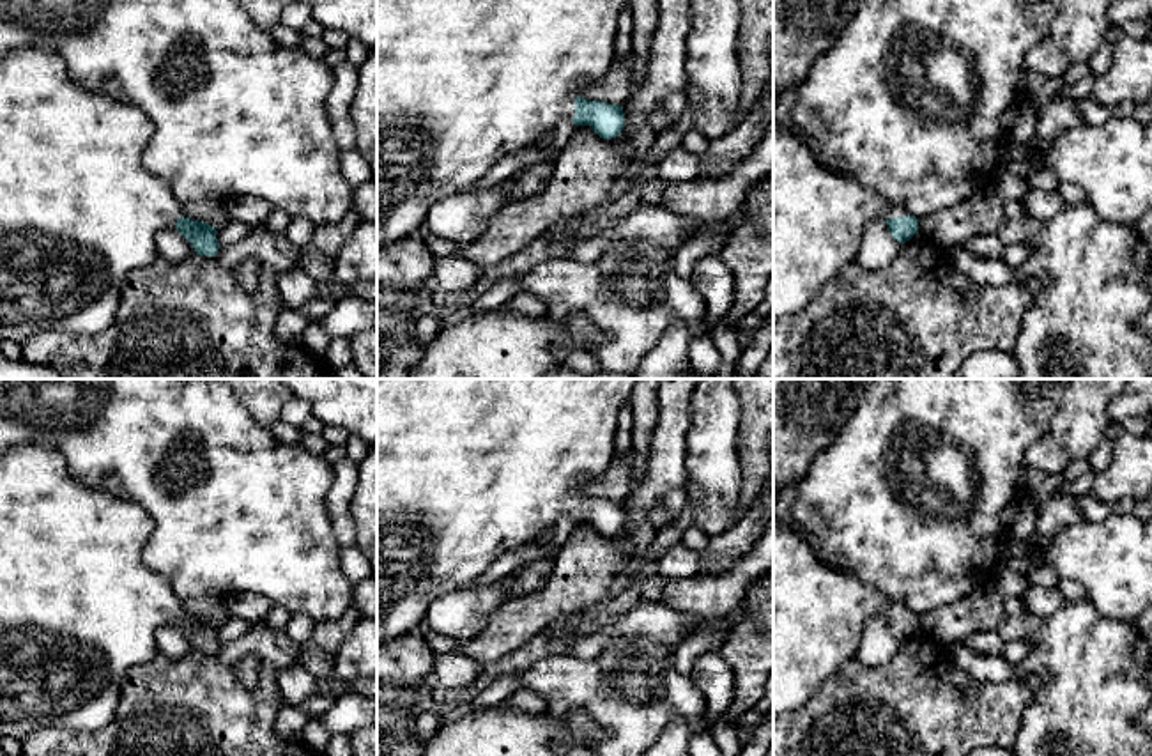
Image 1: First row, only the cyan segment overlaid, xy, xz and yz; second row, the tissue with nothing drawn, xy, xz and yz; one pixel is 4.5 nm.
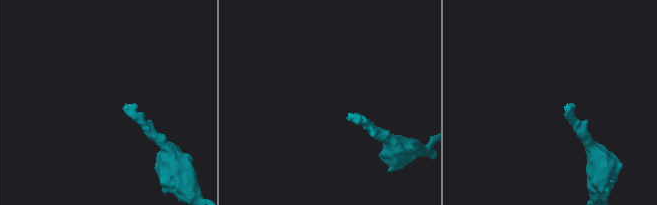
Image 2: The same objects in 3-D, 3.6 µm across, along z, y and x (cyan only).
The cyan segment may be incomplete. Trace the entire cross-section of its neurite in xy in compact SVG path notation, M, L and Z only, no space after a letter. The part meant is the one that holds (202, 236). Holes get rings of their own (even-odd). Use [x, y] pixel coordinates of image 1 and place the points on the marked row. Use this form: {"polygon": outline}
{"polygon": "M21 48L0 57L0 338L23 343L39 331L65 331L83 336L103 333L115 319L126 278L154 262L157 255L154 237L163 228L177 228L193 244L196 255L218 255L218 230L209 223L189 220L172 186L145 168L143 152L152 133L154 126L140 108L83 89L69 76L69 69L58 55Z"}

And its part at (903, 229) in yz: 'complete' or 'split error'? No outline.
split error

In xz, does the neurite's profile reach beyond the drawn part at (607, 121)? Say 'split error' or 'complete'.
split error

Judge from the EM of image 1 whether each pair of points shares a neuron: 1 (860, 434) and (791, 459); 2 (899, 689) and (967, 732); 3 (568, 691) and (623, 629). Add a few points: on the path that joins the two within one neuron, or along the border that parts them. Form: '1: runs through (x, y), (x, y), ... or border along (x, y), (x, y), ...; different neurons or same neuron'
1: border along (853, 411), (839, 434), (811, 462), (802, 477); different neurons
2: runs through (915, 705), (924, 714), (951, 716); same neuron
3: border along (655, 641), (616, 640), (591, 657), (574, 657); different neurons

